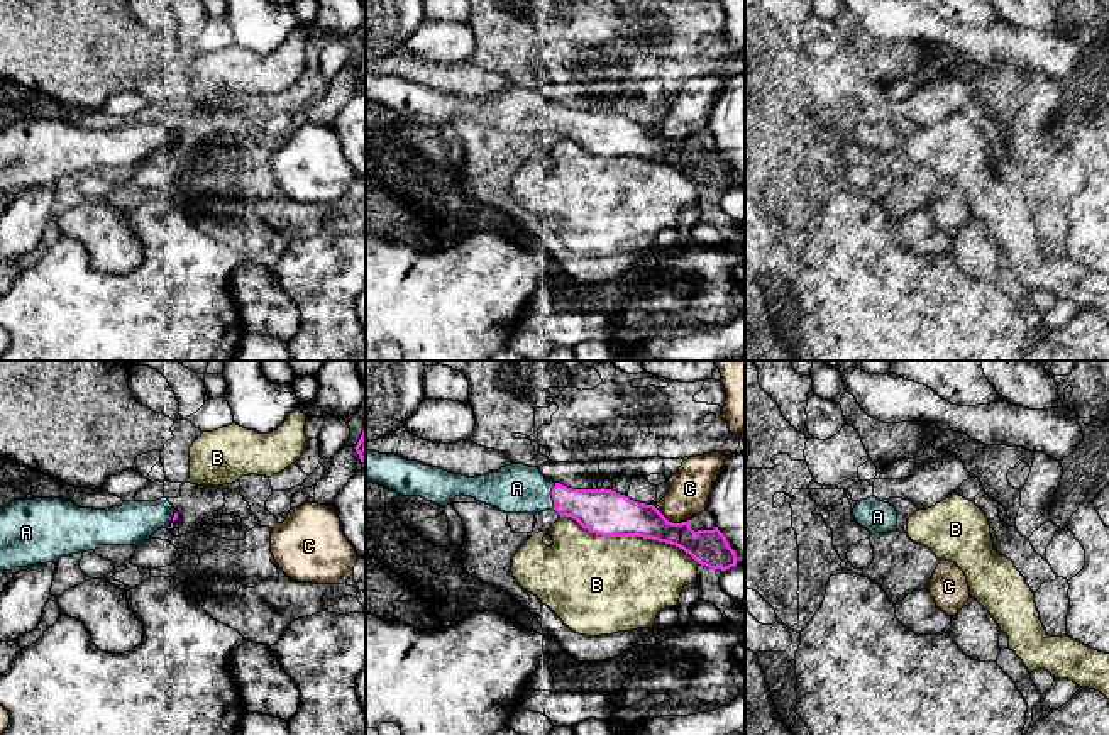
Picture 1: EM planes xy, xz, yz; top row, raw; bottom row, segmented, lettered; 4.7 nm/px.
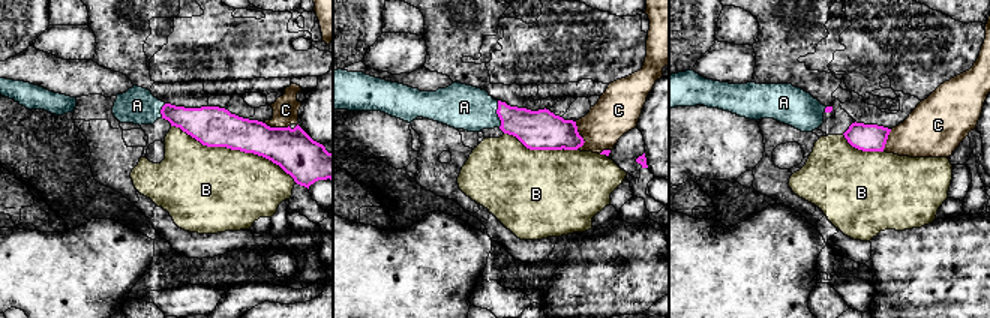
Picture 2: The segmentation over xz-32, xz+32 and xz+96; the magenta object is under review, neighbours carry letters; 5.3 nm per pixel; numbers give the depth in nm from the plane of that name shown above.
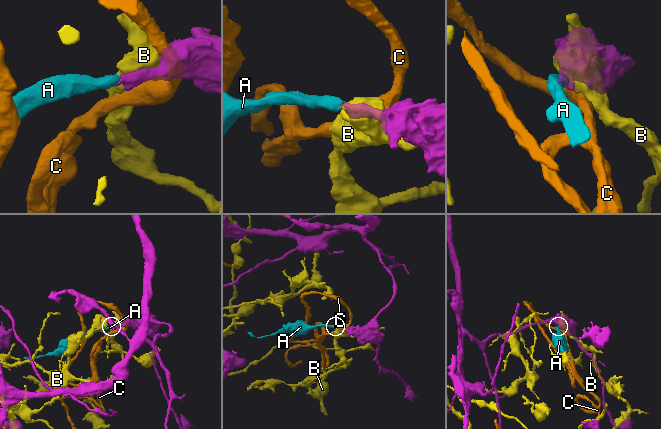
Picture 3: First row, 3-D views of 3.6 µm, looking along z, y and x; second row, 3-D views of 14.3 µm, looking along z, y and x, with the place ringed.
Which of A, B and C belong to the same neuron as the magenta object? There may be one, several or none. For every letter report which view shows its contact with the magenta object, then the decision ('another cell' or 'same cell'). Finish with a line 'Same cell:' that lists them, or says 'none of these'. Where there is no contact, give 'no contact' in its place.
A: contact in xz; same cell
B: contact in xz; another cell
C: contact in xz; another cell
Same cell: A

